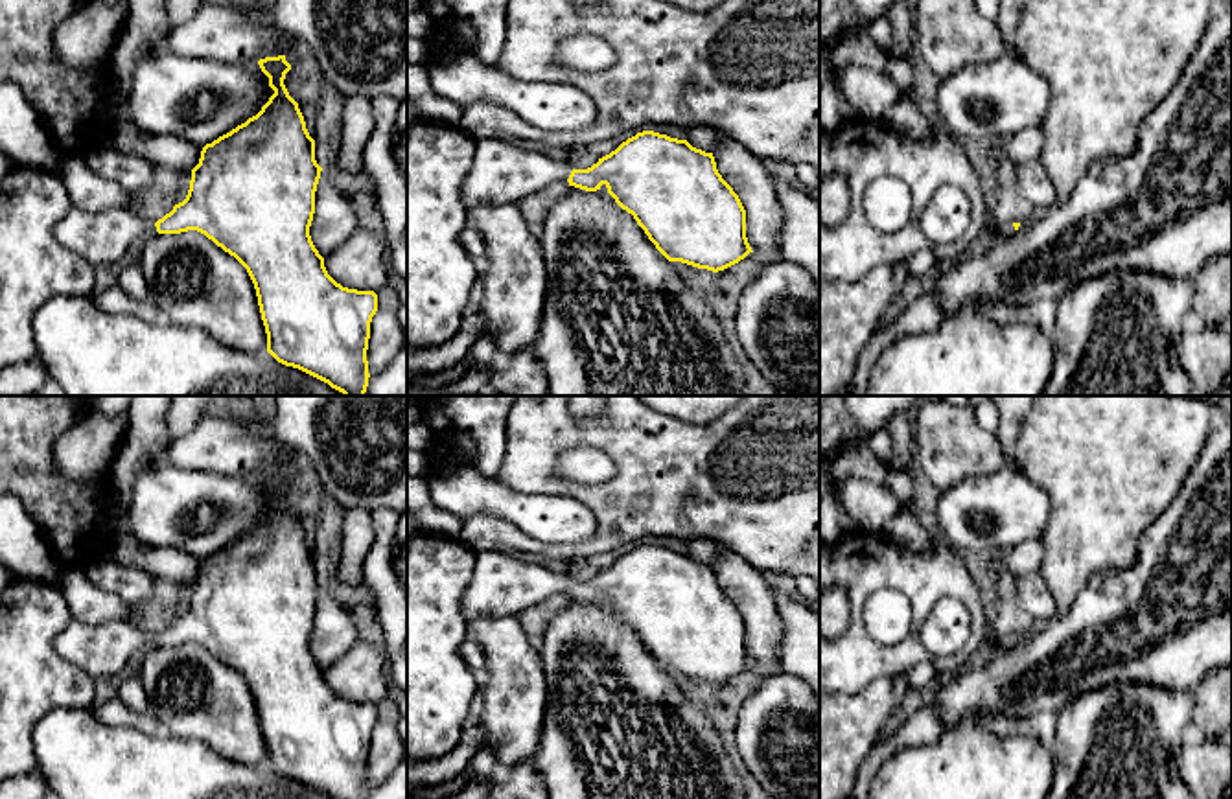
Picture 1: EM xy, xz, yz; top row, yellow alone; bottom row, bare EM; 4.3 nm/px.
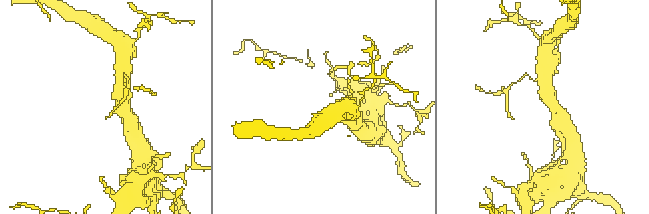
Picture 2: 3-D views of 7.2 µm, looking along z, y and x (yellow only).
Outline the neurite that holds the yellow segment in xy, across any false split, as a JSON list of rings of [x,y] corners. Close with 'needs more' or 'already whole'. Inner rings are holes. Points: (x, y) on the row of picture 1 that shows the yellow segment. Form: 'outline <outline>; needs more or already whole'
outline [[[285,55],[265,57],[258,64],[274,94],[256,116],[203,147],[199,164],[192,169],[188,195],[169,214],[149,221],[131,208],[83,212],[72,206],[55,225],[53,236],[96,269],[120,263],[133,243],[151,234],[204,234],[247,269],[267,333],[267,352],[278,363],[298,368],[344,396],[365,396],[378,295],[343,287],[328,274],[309,236],[322,168],[315,160],[315,140],[298,103],[284,85],[291,64]]]; needs more

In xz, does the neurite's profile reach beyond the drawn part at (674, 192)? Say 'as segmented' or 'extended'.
extended

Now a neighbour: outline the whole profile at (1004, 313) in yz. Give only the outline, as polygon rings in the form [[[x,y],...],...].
[[[970,302],[967,304],[967,309],[982,309],[987,315],[991,315],[994,320],[998,320],[1002,326],[1009,322],[1024,322],[1028,309],[1013,304],[991,304],[991,302]]]

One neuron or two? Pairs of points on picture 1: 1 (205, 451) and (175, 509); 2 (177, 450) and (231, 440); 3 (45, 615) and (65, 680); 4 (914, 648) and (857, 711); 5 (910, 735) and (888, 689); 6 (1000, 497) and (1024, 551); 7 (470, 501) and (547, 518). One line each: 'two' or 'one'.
1: two
2: one
3: one
4: two
5: two
6: two
7: one

